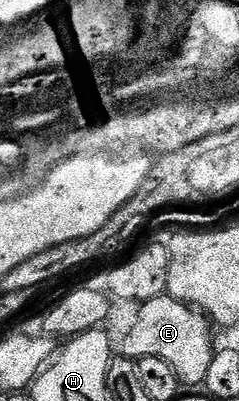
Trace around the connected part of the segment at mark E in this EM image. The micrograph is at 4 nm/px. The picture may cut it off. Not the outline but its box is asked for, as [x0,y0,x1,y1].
[121,294,216,385]

